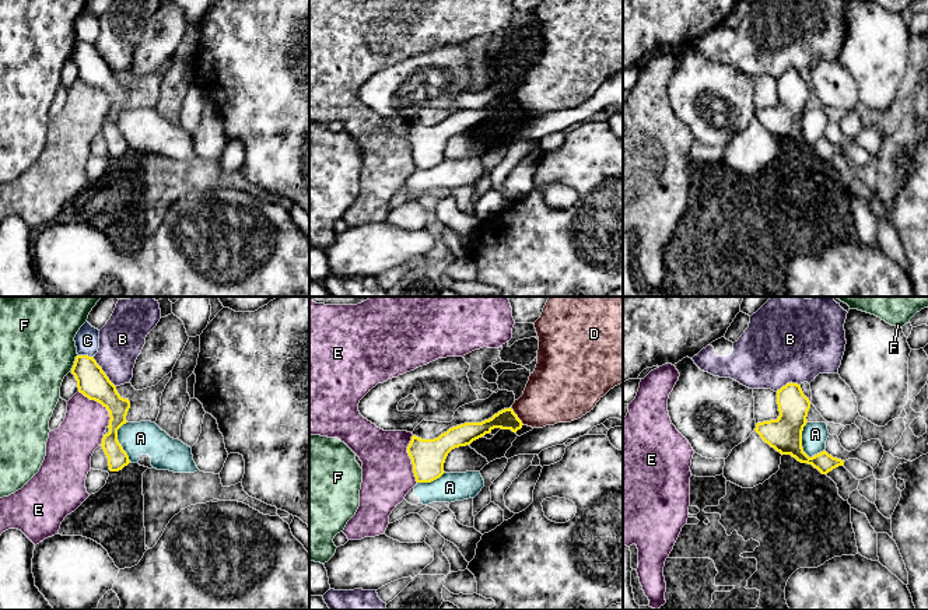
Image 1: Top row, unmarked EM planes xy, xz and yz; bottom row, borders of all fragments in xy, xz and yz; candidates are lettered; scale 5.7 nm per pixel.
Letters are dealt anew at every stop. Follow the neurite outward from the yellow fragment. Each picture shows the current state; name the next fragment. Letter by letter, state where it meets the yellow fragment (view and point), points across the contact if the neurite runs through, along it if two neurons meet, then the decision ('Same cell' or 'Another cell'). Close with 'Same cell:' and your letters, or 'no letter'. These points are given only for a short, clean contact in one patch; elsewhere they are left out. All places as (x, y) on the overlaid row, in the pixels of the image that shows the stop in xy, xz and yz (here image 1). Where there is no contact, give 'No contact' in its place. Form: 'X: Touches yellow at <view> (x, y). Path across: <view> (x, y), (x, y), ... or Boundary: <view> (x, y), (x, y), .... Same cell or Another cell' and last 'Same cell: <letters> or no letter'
A: Touches yellow at yz (801, 440). Boundary: yz (806, 421), (802, 430), (802, 449), (811, 458). Another cell
B: Touches yellow at xy (104, 372). Another cell
C: Touches yellow at xy (86, 356). Boundary: xy (79, 354), (93, 357). Another cell
D: Touches yellow at xz (517, 416). Boundary: xz (510, 407), (524, 424). Another cell
E: Touches yellow at xz (410, 458). Another cell
F: Touches yellow at xy (74, 363). Boundary: xy (77, 354), (70, 371). Another cell
Same cell: no letter

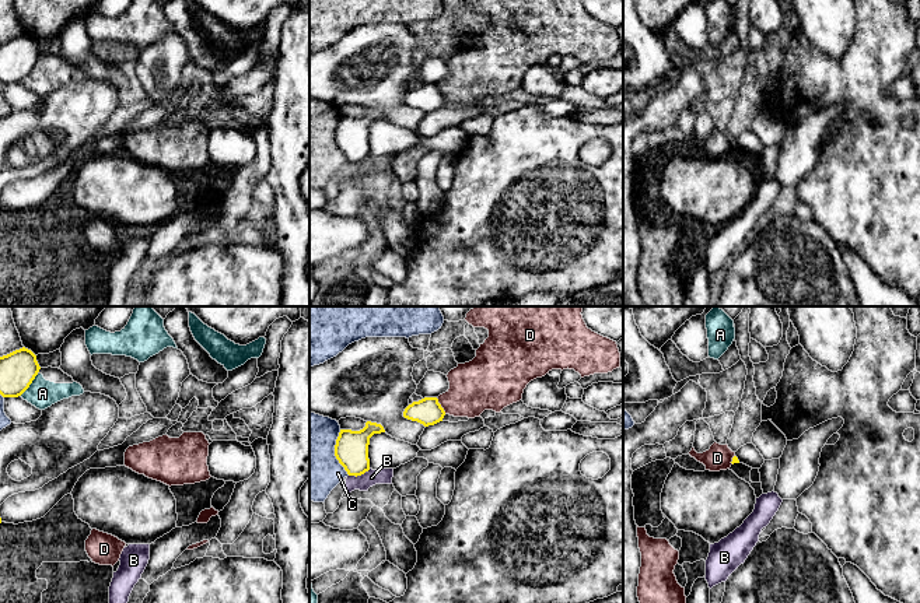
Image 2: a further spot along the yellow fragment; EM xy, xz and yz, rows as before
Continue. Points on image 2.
A: Touches yellow at xy (30, 384). Another cell
B: Touches yellow at xz (359, 474). Boundary: xz (370, 469), (360, 474), (349, 476). Another cell
C: Touches yellow at xz (335, 452). Another cell
D: Touches yellow at xz (440, 406). Boundary: xz (437, 399), (445, 413). Another cell
Same cell: no letter

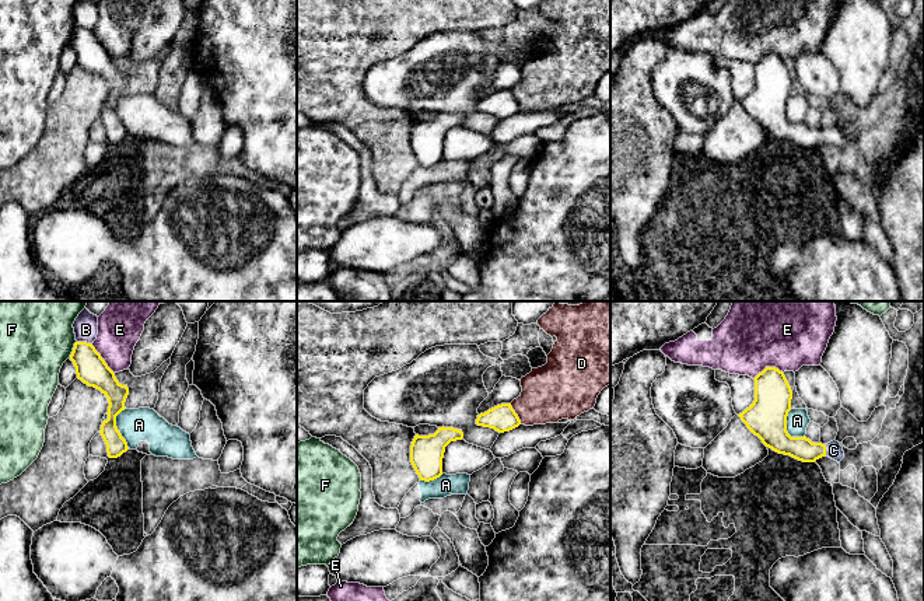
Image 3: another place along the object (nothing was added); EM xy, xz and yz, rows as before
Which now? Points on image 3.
A: Touches yellow at xy (116, 427). Boundary: xy (125, 408), (116, 416), (116, 429), (129, 447). Another cell
B: Touches yellow at xy (84, 342). Boundary: xy (77, 341), (91, 343). Another cell
C: Touches yellow at yz (825, 450). Path across: yz (801, 448), (825, 450), (833, 450). Same cell
D: Touches yellow at xz (515, 413). Boundary: xz (510, 404), (521, 423). Another cell
E: Touches yellow at yz (767, 367). Another cell
F: Touches yellow at xy (73, 349). Boundary: xy (76, 341), (69, 357). Another cell
Same cell: C

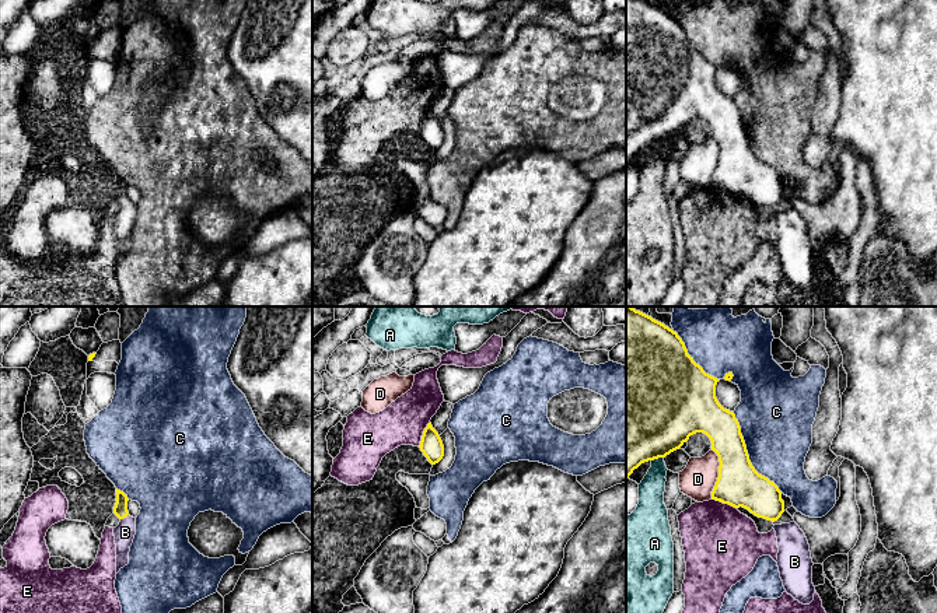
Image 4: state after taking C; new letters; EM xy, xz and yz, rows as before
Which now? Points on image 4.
A: Touches yellow at yz (657, 458). Another cell
B: Touches yellow at xy (123, 517). Path across: xy (121, 505), (123, 517), (125, 532). Same cell
C: Touches yellow at yz (747, 454). Another cell
D: Touches yellow at yz (719, 475). Another cell
E: Touches yellow at yz (724, 503). Boundary: yz (712, 498), (736, 508). Another cell
Same cell: B

